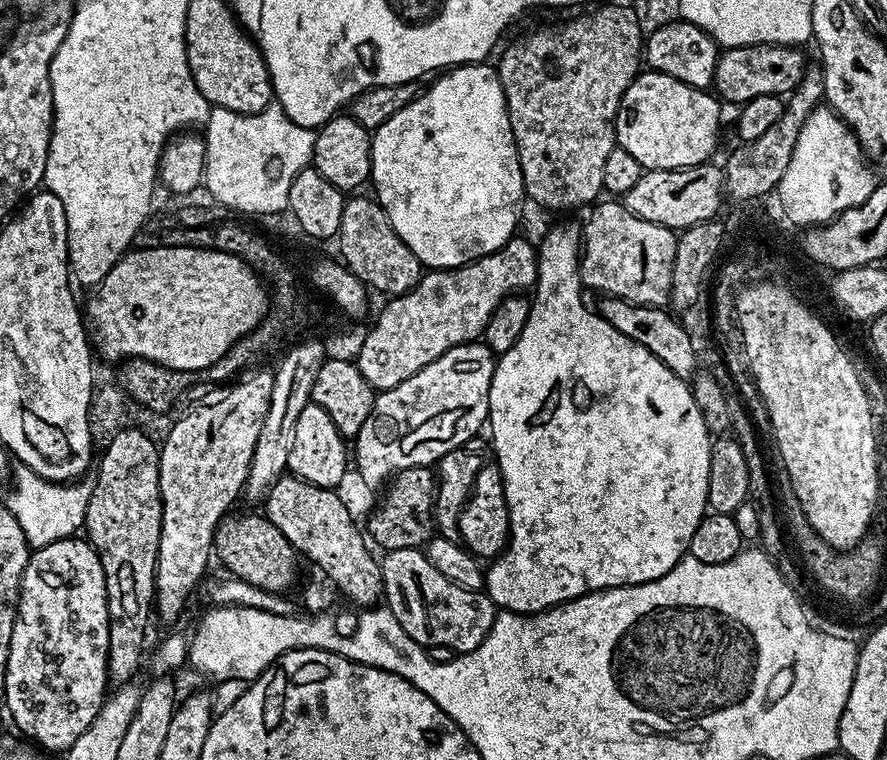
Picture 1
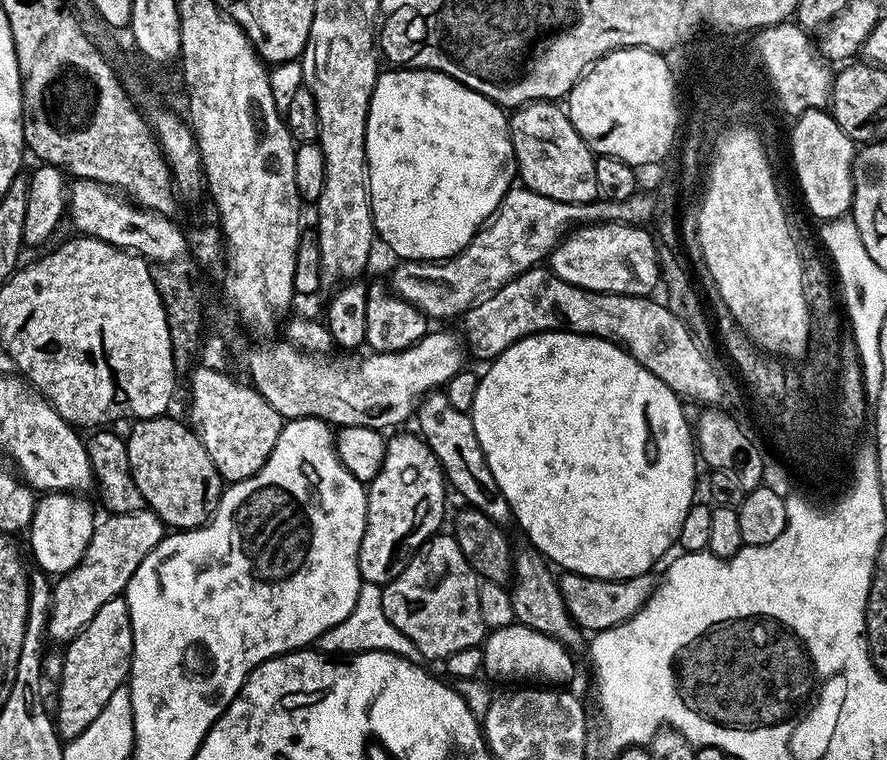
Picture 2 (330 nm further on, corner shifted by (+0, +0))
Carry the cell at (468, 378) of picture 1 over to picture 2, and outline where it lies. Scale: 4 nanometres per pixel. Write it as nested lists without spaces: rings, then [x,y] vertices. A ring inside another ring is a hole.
[[[400,430],[395,434],[397,436],[389,435],[384,445],[384,461],[378,470],[378,474],[372,479],[371,484],[367,485],[366,491],[368,494],[368,509],[366,510],[366,526],[362,534],[362,542],[360,543],[360,555],[358,557],[358,570],[360,571],[360,578],[366,584],[389,584],[394,578],[398,578],[398,574],[402,574],[405,562],[408,561],[412,555],[420,549],[420,547],[431,537],[437,535],[441,531],[440,523],[444,520],[444,488],[446,492],[446,481],[444,478],[444,471],[440,469],[440,463],[436,460],[436,455],[428,449],[428,444],[419,435],[404,432],[408,430]]]

